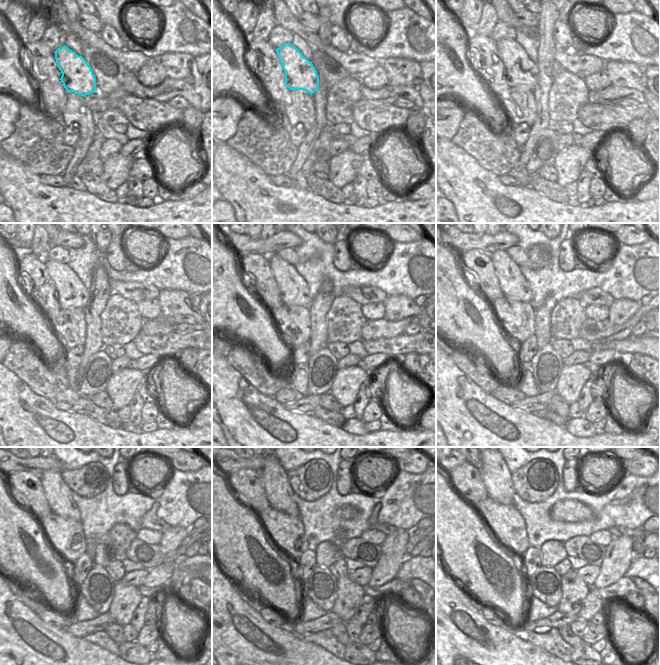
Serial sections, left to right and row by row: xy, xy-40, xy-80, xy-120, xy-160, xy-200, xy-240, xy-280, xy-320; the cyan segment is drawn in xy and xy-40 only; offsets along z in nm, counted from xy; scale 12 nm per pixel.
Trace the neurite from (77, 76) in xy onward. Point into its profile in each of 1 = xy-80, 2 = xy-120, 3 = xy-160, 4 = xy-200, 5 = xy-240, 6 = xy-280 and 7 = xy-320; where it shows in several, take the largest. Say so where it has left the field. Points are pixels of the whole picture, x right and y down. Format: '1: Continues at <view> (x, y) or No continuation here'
1: Continues at xy-80 (519, 69)
2: Continues at xy-120 (71, 293)
3: Continues at xy-160 (293, 289)
4: Continues at xy-200 (514, 286)
5: Continues at xy-240 (59, 496)
6: Continues at xy-280 (278, 490)
7: Continues at xy-320 (495, 474)

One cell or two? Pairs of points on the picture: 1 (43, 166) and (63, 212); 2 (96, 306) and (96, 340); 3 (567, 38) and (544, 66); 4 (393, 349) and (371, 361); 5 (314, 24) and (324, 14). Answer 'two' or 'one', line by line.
1: two
2: one
3: two
4: two
5: two

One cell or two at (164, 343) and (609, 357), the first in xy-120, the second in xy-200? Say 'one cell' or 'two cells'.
two cells

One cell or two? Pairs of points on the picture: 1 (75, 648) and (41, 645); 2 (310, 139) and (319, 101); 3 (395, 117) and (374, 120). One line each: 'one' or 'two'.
1: one
2: one
3: one

